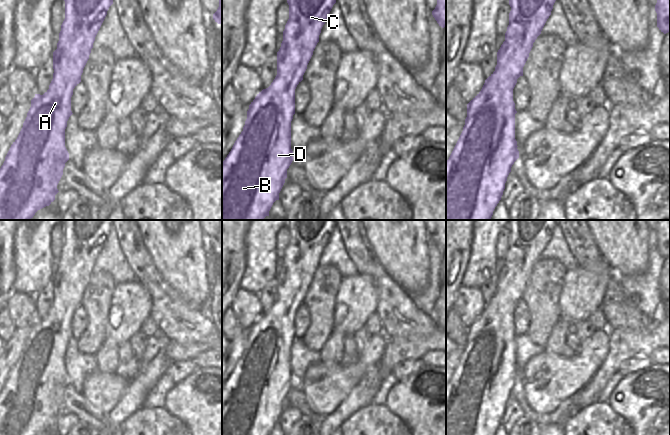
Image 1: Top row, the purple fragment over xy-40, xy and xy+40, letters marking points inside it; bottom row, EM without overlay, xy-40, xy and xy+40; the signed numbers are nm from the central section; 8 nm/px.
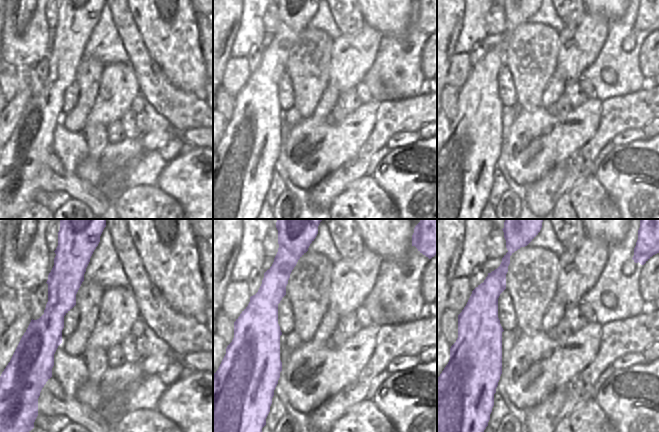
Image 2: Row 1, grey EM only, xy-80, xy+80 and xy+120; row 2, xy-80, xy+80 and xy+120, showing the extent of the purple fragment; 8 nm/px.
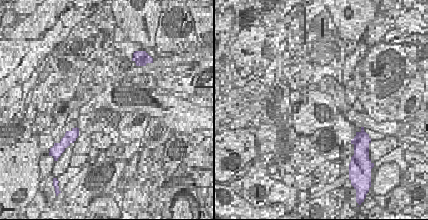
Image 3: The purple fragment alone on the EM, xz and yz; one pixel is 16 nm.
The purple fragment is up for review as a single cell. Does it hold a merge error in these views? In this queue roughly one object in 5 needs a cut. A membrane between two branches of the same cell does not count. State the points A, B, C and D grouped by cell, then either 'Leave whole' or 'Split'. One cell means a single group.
Groups: A B C D. Leave whole.

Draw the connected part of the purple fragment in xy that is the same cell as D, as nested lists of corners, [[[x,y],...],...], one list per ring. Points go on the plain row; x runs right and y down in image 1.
[[[289,220],[289,243],[277,276],[277,299],[271,309],[249,329],[243,355],[222,386],[222,435],[270,435],[293,385],[291,345],[295,338],[295,313],[319,266],[321,253],[336,227],[335,220]]]

